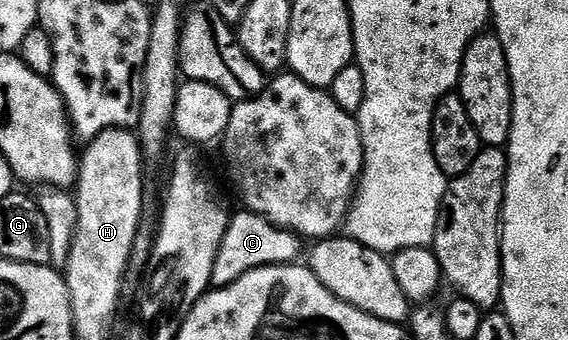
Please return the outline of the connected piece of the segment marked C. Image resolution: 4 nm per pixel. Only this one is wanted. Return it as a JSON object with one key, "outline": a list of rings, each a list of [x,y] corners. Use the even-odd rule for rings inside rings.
{"outline":[[[239,210],[227,222],[225,238],[221,242],[221,250],[217,254],[217,262],[213,266],[211,282],[215,288],[228,288],[234,280],[240,280],[244,274],[255,268],[264,268],[270,264],[294,264],[300,259],[300,237],[286,228],[270,224],[265,217],[256,212]]]}

